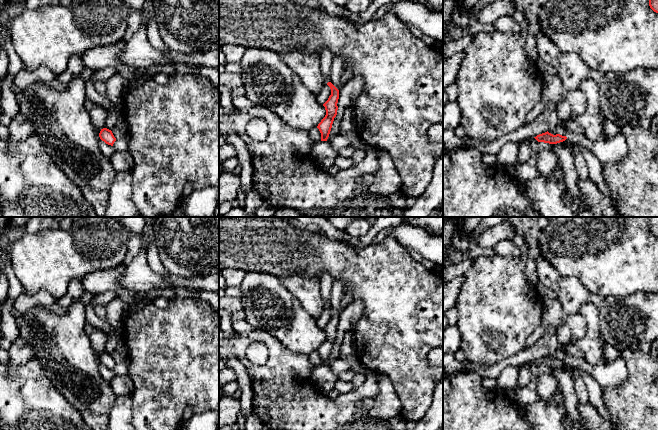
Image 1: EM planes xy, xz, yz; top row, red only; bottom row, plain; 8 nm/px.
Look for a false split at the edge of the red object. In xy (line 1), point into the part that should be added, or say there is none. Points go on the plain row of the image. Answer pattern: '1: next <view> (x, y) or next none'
1: next none

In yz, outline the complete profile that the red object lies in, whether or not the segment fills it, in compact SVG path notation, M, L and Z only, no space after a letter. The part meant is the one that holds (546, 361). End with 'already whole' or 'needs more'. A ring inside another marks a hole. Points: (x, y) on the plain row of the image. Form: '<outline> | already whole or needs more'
M548 355L534 361L538 366L544 366L549 368L557 368L563 366L567 363L566 360L562 360L560 358L553 359Z | already whole

